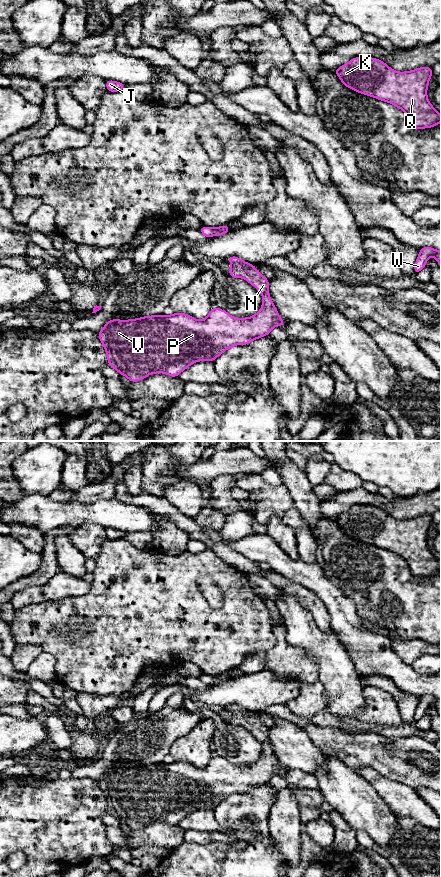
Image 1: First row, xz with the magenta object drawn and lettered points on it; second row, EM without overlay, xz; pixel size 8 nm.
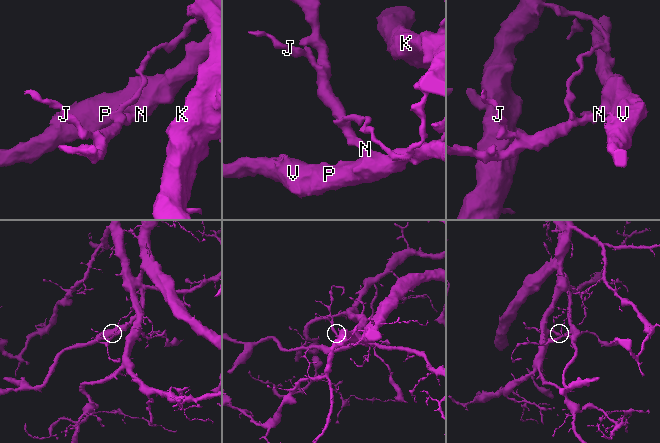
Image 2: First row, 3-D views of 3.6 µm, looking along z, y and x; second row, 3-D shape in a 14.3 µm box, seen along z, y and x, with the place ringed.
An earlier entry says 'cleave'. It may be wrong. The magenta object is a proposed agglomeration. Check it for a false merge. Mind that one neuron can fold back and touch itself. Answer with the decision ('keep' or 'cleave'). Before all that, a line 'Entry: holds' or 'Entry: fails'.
Entry: holds
cleave

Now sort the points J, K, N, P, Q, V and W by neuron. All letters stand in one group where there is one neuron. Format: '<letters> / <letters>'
J N P V / K Q W

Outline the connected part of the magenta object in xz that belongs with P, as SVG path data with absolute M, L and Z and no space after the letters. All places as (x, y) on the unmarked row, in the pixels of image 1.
M231 704L226 707L231 711L229 724L245 727L261 741L263 751L258 761L247 766L236 766L223 757L212 755L204 768L197 768L186 761L109 768L97 782L105 796L108 813L131 830L140 829L155 821L177 825L194 810L214 810L227 797L235 793L249 792L255 787L270 783L274 775L284 774L285 770L268 741L269 727L265 726L254 712L246 711L239 705Z

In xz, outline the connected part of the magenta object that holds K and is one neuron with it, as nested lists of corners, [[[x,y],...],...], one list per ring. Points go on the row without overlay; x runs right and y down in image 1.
[[[355,505],[334,519],[346,535],[403,558],[415,577],[432,576],[441,570],[441,562],[427,545],[432,515],[398,520],[379,507]]]

